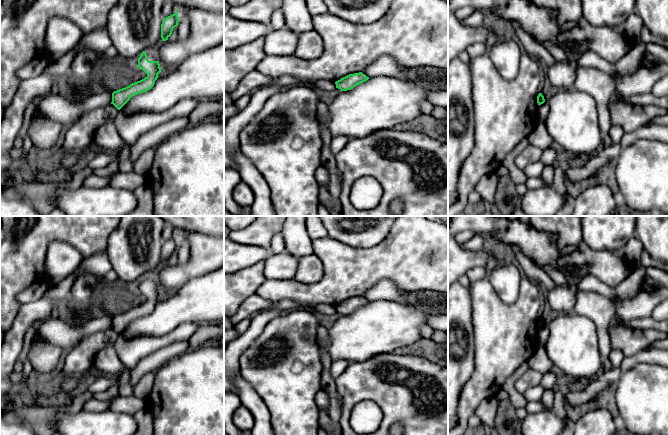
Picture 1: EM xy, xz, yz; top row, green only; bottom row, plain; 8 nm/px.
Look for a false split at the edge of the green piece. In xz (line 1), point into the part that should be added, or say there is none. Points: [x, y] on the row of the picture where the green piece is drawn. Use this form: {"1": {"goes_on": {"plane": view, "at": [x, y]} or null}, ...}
{"1": {"goes_on": null}}

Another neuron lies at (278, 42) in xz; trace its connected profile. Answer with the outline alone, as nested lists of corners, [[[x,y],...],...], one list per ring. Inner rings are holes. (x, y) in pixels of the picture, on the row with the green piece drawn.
[[[271,29],[264,37],[264,51],[269,56],[294,55],[299,34],[291,29]]]

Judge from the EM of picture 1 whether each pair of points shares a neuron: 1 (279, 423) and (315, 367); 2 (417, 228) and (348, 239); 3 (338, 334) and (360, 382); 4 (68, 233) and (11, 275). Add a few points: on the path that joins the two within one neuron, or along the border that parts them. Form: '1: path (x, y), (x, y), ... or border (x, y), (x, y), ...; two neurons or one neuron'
1: path (291, 409), (291, 391), (301, 381); one neuron
2: border (392, 226), (388, 234), (381, 241), (368, 247); two neurons
3: border (374, 355), (364, 360), (352, 361), (350, 363); two neurons
4: path (53, 233), (24, 260); one neuron

